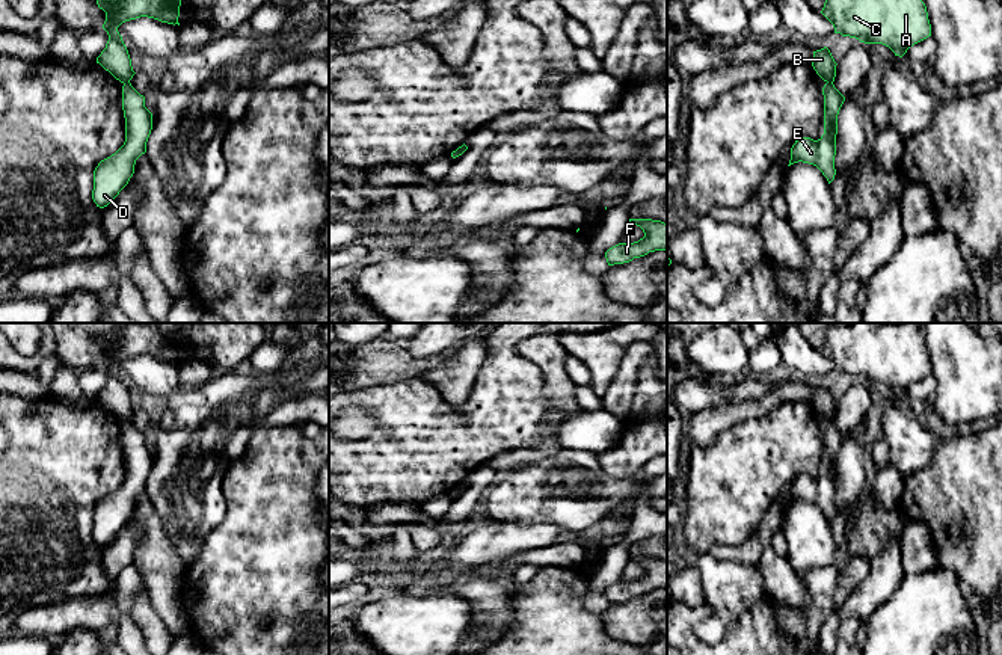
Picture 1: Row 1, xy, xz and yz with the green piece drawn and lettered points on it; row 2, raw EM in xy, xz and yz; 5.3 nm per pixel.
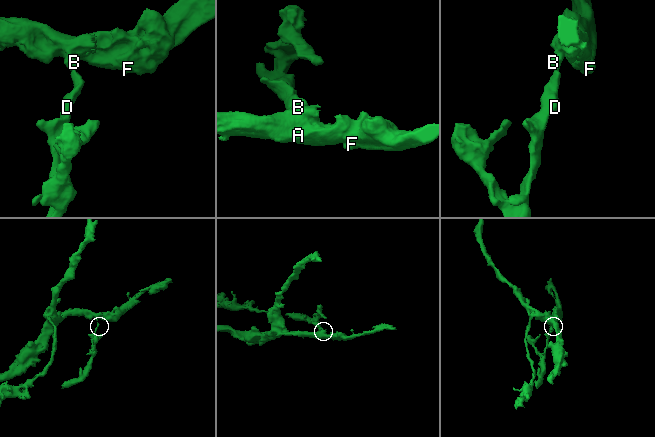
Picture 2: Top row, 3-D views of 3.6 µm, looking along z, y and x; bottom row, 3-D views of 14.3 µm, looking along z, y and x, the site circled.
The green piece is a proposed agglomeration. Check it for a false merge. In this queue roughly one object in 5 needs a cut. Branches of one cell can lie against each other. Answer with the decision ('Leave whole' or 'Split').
Split

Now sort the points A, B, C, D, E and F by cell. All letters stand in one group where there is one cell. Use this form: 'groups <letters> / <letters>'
groups A B C F / D E

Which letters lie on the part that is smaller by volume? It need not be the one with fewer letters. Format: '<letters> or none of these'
D, E

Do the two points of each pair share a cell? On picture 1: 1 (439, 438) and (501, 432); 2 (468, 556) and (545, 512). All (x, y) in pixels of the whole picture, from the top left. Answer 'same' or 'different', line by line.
1: same
2: different

